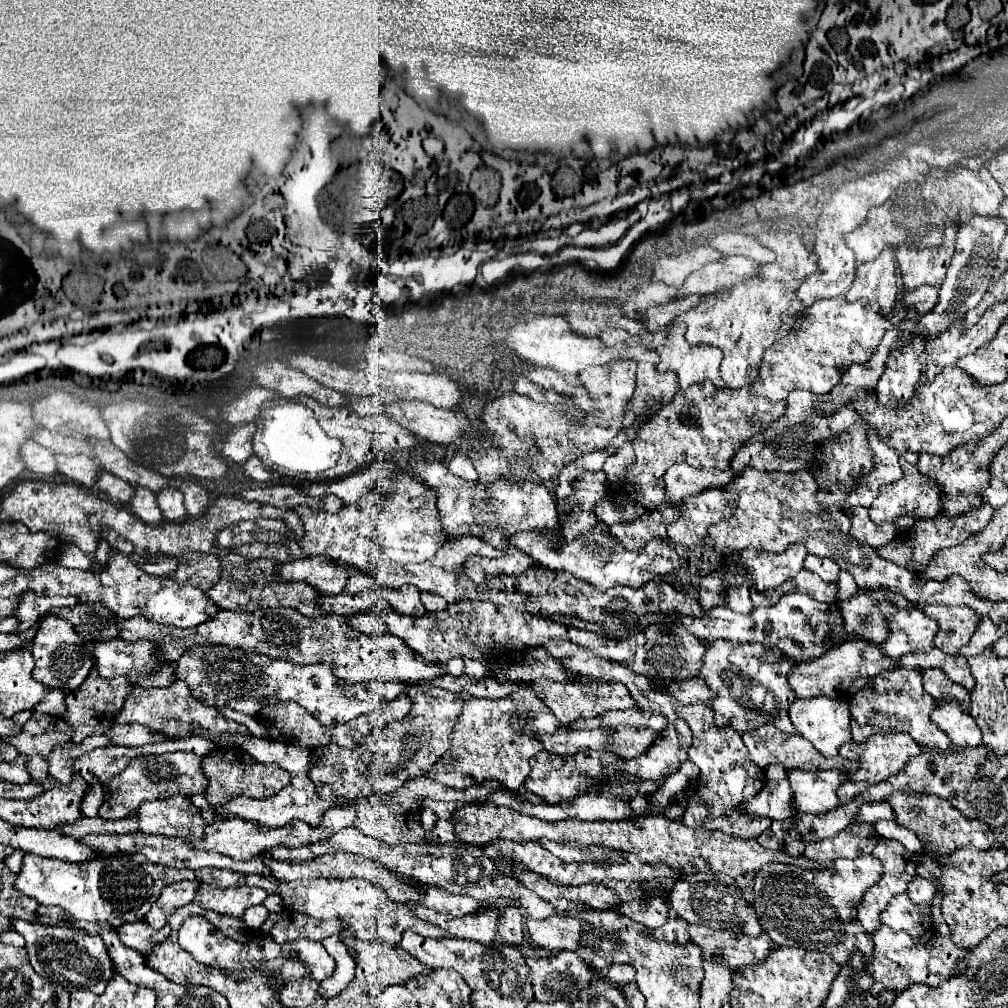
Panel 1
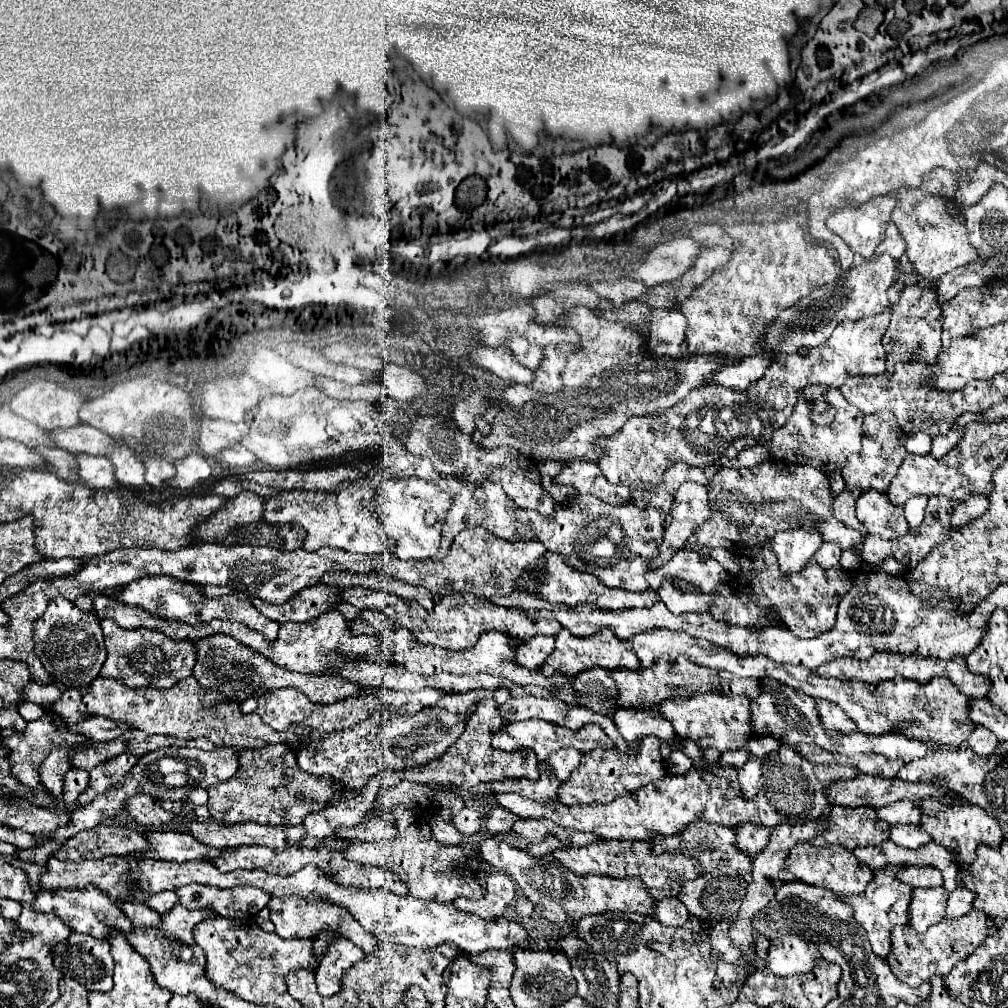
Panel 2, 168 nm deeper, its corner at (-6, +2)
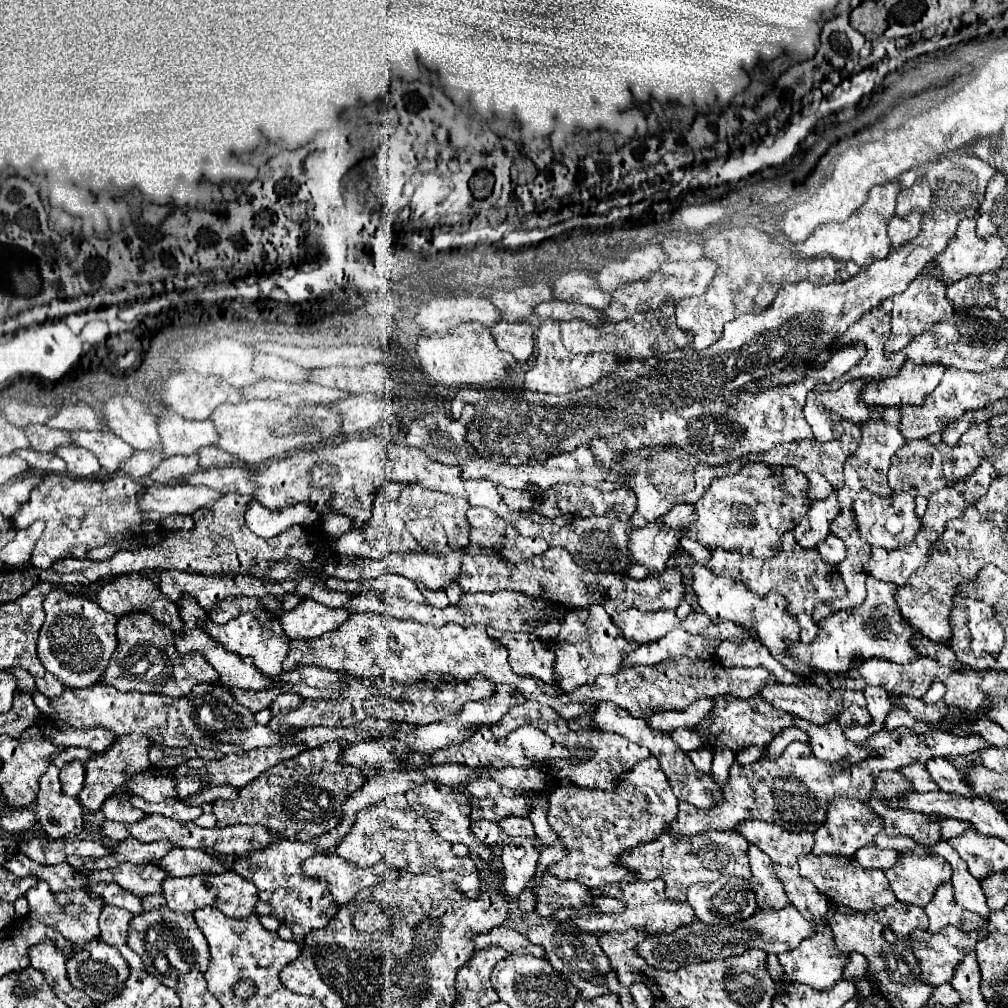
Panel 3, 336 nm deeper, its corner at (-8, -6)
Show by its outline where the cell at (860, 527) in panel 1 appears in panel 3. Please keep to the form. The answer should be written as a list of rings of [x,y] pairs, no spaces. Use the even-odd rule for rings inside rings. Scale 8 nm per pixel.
[[[864,490],[864,492],[860,492],[860,496],[852,508],[856,512],[858,530],[870,546],[890,548],[890,550],[902,548],[902,546],[908,546],[916,538],[916,532],[920,530],[920,522],[914,514],[914,498],[912,496],[890,494],[888,498],[882,498],[882,496],[876,496],[876,494]]]

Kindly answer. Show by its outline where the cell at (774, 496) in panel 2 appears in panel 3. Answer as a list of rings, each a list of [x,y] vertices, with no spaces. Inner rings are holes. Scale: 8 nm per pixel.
[[[762,462],[744,464],[738,474],[716,478],[696,502],[698,520],[684,536],[706,548],[722,548],[744,556],[772,558],[780,550],[784,532],[796,528],[810,510],[810,482],[792,466],[768,466]]]

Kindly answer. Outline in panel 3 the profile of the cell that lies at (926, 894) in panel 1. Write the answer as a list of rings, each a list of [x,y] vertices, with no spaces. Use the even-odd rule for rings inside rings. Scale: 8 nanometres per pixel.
[[[900,854],[896,868],[886,870],[886,878],[898,900],[924,908],[934,896],[936,888],[950,882],[952,868],[940,856],[908,856]]]

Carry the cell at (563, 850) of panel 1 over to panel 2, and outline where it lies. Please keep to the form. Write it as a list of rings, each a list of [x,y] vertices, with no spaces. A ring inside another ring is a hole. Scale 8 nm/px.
[[[518,818],[514,822],[514,830],[526,842],[538,842],[552,832],[560,832],[560,828],[552,820],[534,820],[534,818]]]

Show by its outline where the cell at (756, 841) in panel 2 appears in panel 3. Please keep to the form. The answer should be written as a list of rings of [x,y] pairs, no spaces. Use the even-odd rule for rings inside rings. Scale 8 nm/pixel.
[[[754,844],[748,848],[748,858],[750,858],[750,868],[752,868],[752,878],[750,884],[754,886],[756,892],[756,902],[762,910],[780,910],[788,904],[784,886],[780,880],[776,880],[772,872],[772,864],[768,856]]]

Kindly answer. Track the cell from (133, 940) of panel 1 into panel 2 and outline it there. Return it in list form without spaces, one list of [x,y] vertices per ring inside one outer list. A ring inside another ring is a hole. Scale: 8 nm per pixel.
[[[120,904],[120,908],[126,912],[126,916],[132,920],[136,928],[140,926],[160,926],[160,916],[150,910],[146,904]]]

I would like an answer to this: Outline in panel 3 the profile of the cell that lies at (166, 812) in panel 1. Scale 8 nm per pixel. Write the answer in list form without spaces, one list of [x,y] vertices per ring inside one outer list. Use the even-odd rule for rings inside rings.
[[[110,796],[104,802],[102,812],[108,820],[116,820],[116,822],[124,822],[124,824],[134,824],[144,818],[144,812],[134,808],[130,798],[118,798],[118,796]]]

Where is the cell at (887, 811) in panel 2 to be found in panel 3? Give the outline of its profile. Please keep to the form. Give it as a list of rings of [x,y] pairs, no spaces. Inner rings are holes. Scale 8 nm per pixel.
[[[932,814],[930,822],[940,826],[940,838],[942,840],[950,840],[954,836],[960,836],[960,832],[964,832],[970,826],[968,822],[962,822],[962,820],[956,820],[956,818],[948,818],[948,816],[938,816],[938,814]]]

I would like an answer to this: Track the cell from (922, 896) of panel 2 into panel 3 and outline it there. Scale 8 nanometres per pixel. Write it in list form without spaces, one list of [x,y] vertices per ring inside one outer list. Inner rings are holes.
[[[946,882],[942,884],[934,898],[926,904],[924,908],[930,924],[928,924],[928,932],[936,934],[940,932],[944,926],[952,924],[964,932],[970,932],[972,928],[978,928],[982,924],[986,924],[984,918],[980,918],[978,914],[974,912],[968,912],[968,910],[962,910],[954,904],[954,892],[952,892],[952,884]]]

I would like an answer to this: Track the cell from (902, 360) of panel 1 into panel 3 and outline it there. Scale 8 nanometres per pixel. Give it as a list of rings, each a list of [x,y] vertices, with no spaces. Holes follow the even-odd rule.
[[[918,276],[908,284],[908,288],[892,298],[892,334],[888,338],[888,344],[884,348],[884,354],[890,358],[890,354],[902,350],[902,340],[908,344],[916,336],[920,336],[924,330],[934,328],[938,322],[946,320],[948,314],[954,312],[952,302],[946,298],[946,282],[936,276]]]

